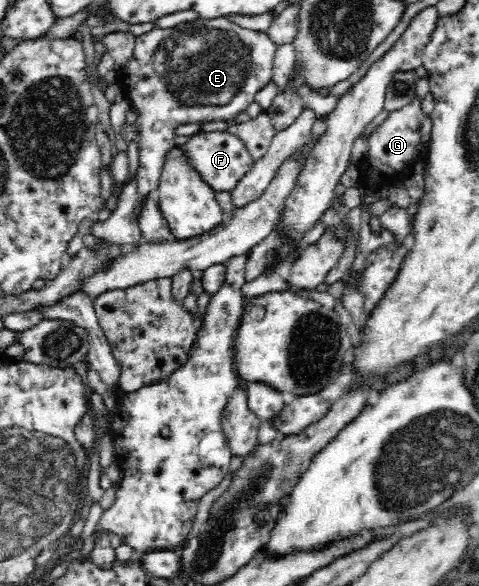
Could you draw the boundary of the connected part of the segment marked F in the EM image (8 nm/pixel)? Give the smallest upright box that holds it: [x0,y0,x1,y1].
[182,130,253,191]

